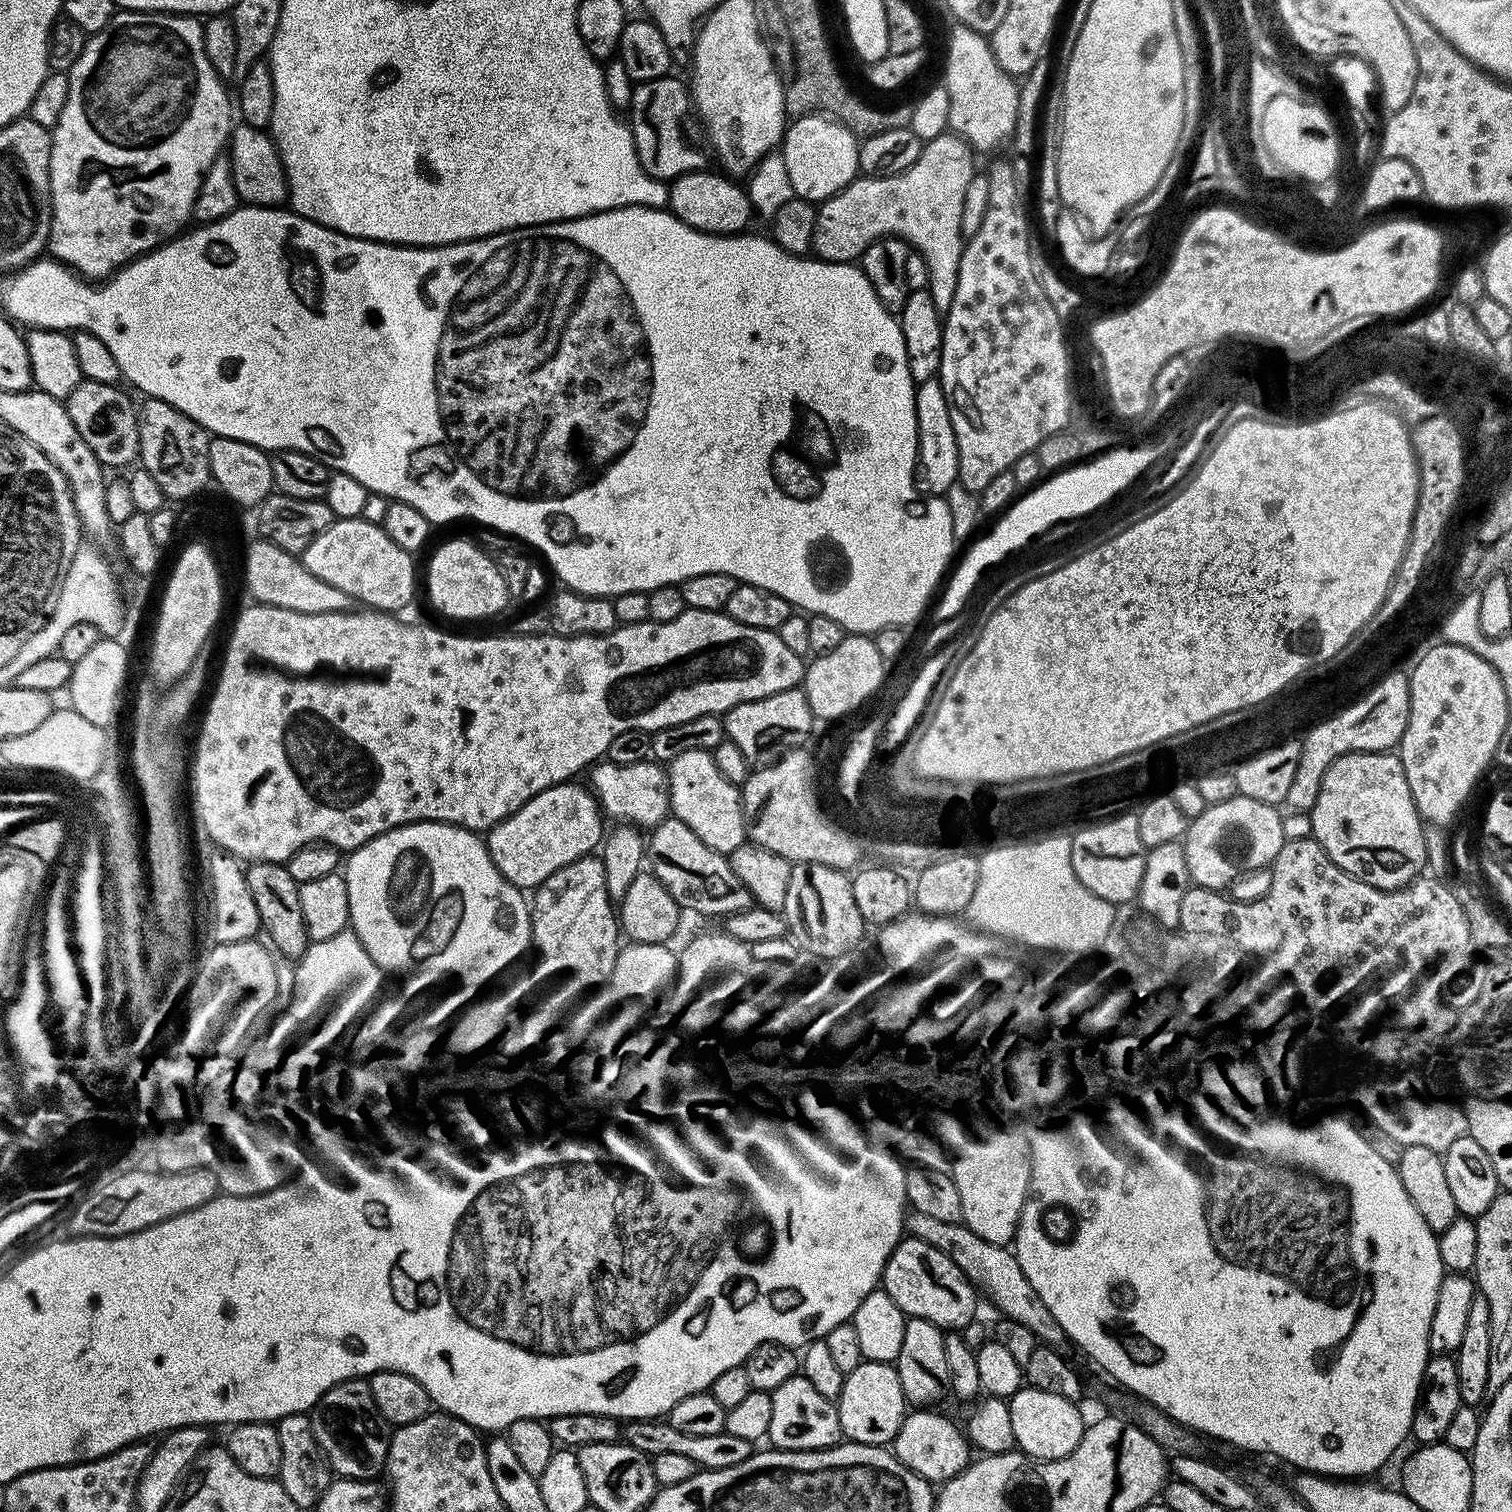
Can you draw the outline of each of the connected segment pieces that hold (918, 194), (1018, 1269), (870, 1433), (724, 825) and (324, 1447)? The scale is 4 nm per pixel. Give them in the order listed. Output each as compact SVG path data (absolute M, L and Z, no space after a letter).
M945 134L936 136L933 140L927 141L924 148L918 154L918 162L914 162L914 166L907 168L905 172L899 172L893 176L865 176L861 175L859 178L852 181L843 188L836 196L831 196L830 199L823 201L819 205L816 213L816 224L812 230L811 247L814 249L815 255L821 260L830 260L833 262L852 262L861 256L865 248L872 243L873 240L879 240L886 236L894 236L901 240L905 240L920 255L926 262L928 267L928 287L927 291L932 293L934 298L934 306L942 314L947 314L950 306L954 302L954 290L958 290L958 270L960 269L960 259L964 253L964 246L966 243L965 237L962 235L960 227L962 226L962 208L963 199L966 196L968 183L974 177L974 169L972 170L972 156L974 156L973 149L970 147L967 140L964 140L960 135Z
M914 1211L907 1213L906 1232L907 1235L918 1238L922 1242L930 1242L930 1246L935 1246L938 1250L942 1250L942 1254L949 1256L954 1266L958 1266L958 1270L966 1274L972 1285L983 1295L985 1292L996 1303L1001 1317L1022 1322L1022 1326L1034 1330L1036 1337L1049 1345L1059 1345L1059 1340L1065 1339L1064 1331L1057 1326L1050 1310L1046 1310L1034 1286L1030 1286L1030 1278L1022 1274L1022 1266L1018 1266L1018 1258L1011 1247L986 1242L986 1238L978 1238L978 1234L974 1234L974 1230L970 1230L963 1222L959 1224L942 1222L938 1218L929 1218L927 1214L918 1214Z
M865 1360L853 1372L845 1375L842 1394L839 1400L835 1401L835 1405L841 1433L849 1441L858 1444L891 1445L906 1415L902 1382L898 1382L895 1367L873 1360Z
M686 750L686 754L678 754L678 758L670 761L666 771L671 815L686 822L686 826L690 826L690 830L710 846L710 850L727 854L746 842L740 788L722 778L718 766L714 766L711 752Z
M367 1379L335 1384L330 1390L326 1390L326 1394L322 1394L310 1415L314 1438L318 1438L318 1446L337 1477L345 1480L375 1481L376 1475L384 1472L390 1425L382 1418L374 1402L374 1394L370 1394Z

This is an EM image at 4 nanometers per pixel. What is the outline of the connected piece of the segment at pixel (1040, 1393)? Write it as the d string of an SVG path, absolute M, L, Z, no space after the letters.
M1020 1387L1008 1400L1010 1410L1010 1423L1014 1425L1014 1438L1016 1448L1024 1455L1032 1457L1033 1460L1057 1460L1074 1450L1082 1438L1086 1427L1086 1420L1080 1417L1077 1405L1066 1398L1058 1398L1058 1394L1046 1394L1046 1390Z

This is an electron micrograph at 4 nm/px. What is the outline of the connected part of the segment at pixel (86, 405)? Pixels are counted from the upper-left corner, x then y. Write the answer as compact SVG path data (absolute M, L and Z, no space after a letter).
M84 380L66 397L66 407L78 434L82 434L84 445L100 459L101 465L127 469L137 463L140 454L138 408L120 386Z

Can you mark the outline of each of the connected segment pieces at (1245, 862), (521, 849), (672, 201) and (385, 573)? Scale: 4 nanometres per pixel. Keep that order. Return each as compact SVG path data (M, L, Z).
M1237 794L1230 798L1230 802L1218 802L1209 804L1198 814L1198 818L1191 820L1188 831L1182 837L1182 843L1186 850L1186 866L1190 870L1192 884L1197 888L1215 888L1228 890L1239 876L1247 872L1256 872L1259 868L1267 869L1276 859L1278 850L1284 845L1282 834L1282 816L1273 805L1263 804L1254 798L1246 798Z
M565 782L542 790L542 794L530 798L526 806L487 829L486 843L490 858L494 866L498 866L502 878L509 880L515 888L535 890L539 884L546 882L546 878L550 878L550 874L554 874L554 870L562 870L562 866L570 866L570 862L595 853L601 847L606 820L601 813L600 804L585 785L583 788L576 783L580 782Z
M689 170L671 181L667 207L672 215L684 224L709 234L740 234L745 231L748 219L754 216L748 193L735 179L716 172Z
M361 518L354 520L333 519L332 524L325 532L318 534L318 538L314 538L314 542L310 542L310 546L306 546L306 550L302 553L302 559L306 570L310 570L310 574L314 574L314 578L322 578L322 582L330 582L330 586L338 586L338 590L346 590L346 594L353 596L355 601L362 600L369 609L379 610L389 614L399 613L399 608L404 608L412 600L412 595L416 592L416 564L413 553L402 550L402 546L398 546L398 542L394 542L394 538L390 538L385 534L383 527L379 524L371 524Z

